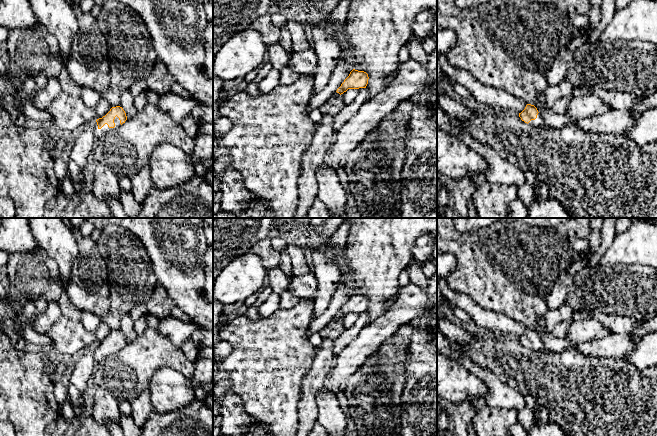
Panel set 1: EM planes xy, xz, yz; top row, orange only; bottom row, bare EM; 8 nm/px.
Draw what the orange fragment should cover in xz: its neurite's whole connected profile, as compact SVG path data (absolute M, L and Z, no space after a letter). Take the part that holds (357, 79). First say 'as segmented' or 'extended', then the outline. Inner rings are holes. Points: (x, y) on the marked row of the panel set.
as segmented; M353 69L336 92L341 95L348 89L366 88L368 79L366 72Z

